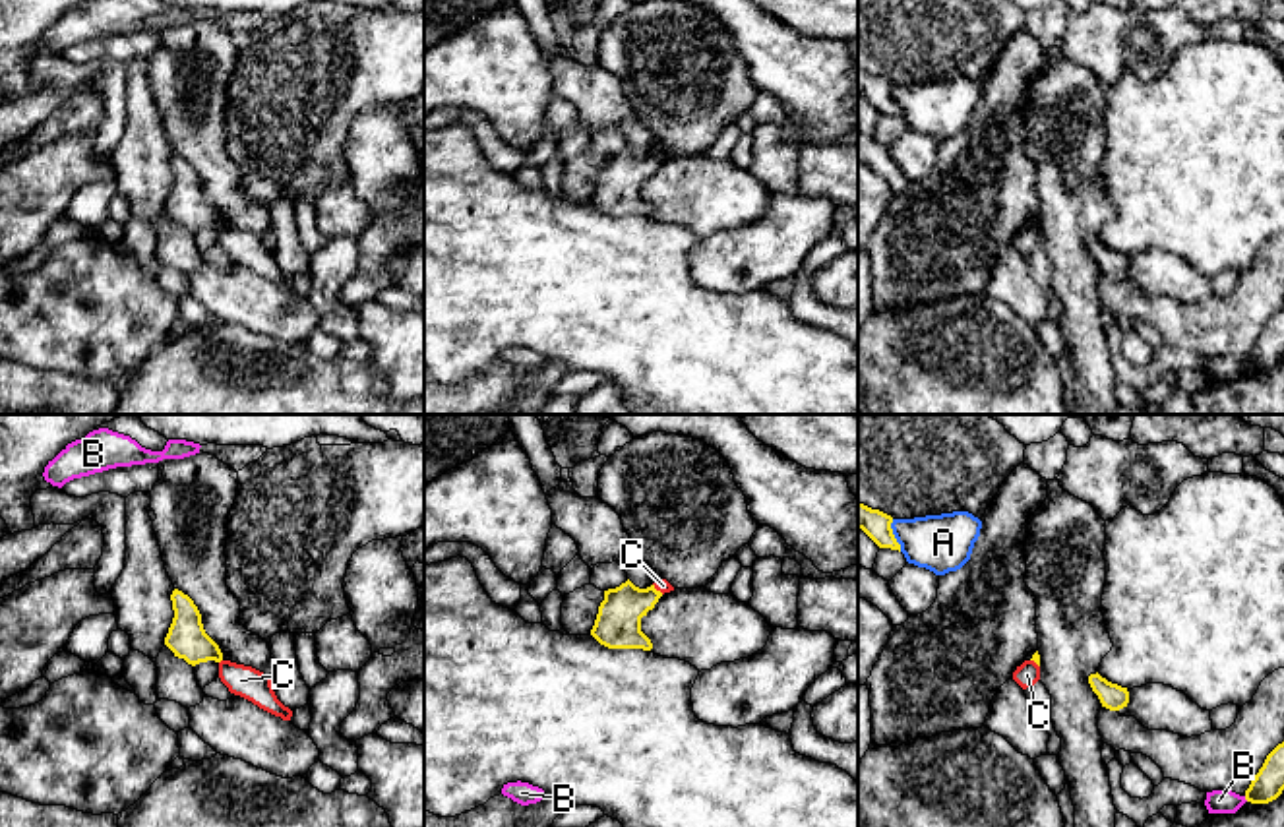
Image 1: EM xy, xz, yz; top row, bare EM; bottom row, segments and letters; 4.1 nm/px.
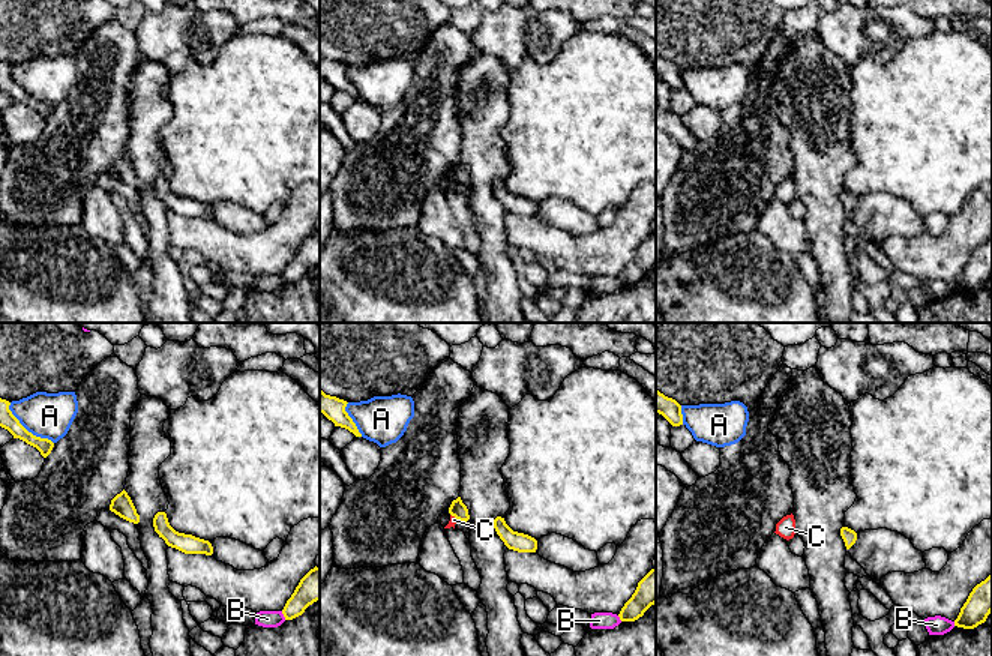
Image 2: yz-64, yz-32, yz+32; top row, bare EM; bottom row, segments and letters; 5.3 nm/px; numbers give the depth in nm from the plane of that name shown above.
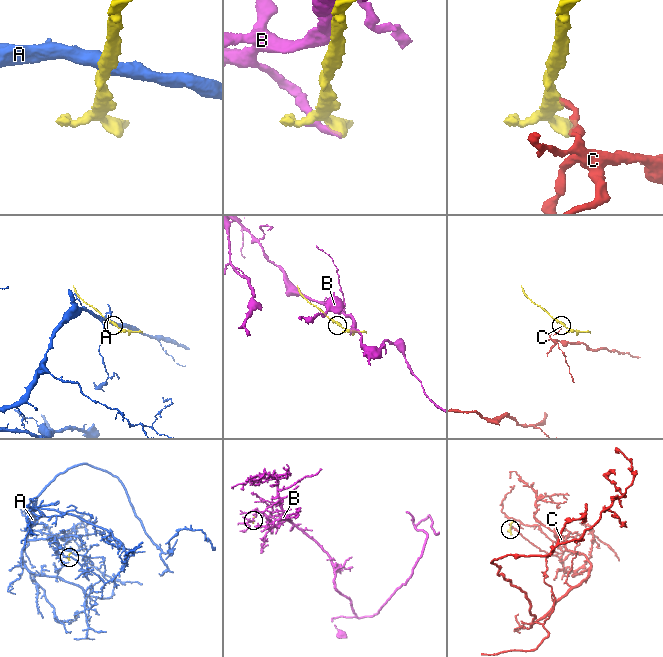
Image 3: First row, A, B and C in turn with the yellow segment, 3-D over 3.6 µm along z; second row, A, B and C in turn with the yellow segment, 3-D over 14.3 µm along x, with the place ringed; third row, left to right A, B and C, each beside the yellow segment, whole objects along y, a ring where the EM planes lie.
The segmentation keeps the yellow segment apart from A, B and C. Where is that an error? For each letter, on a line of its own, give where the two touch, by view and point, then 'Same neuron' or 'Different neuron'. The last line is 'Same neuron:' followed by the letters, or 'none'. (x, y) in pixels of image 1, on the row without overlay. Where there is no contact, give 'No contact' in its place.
A: Touches yellow at yz (893, 101). Different neuron
B: Touches yellow at yz (1246, 365). Different neuron
C: Touches yellow at xz (655, 155). Different neuron
Same neuron: none

